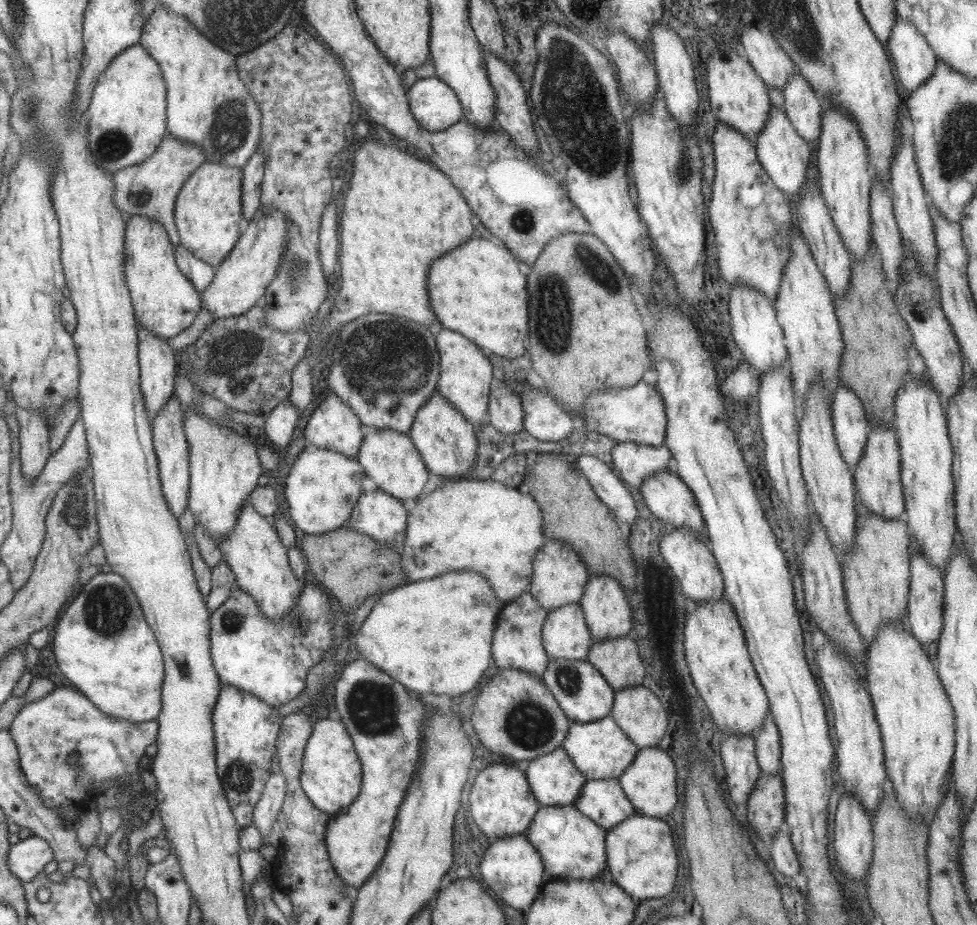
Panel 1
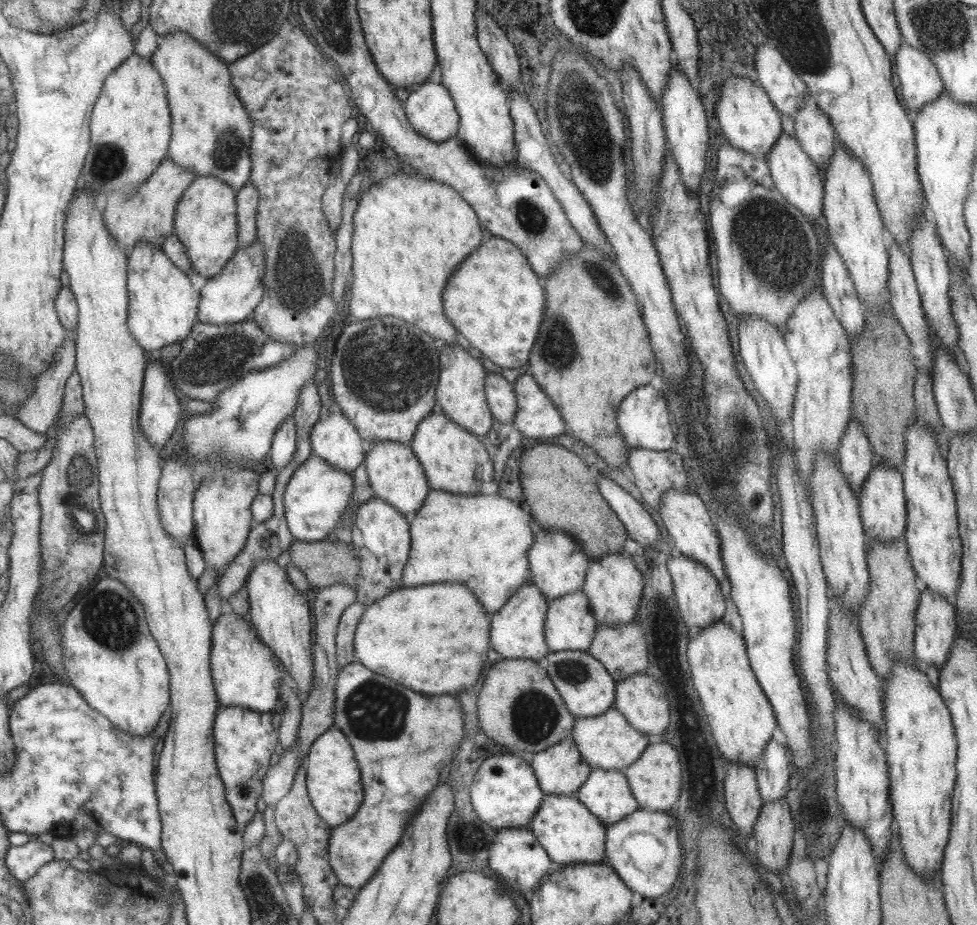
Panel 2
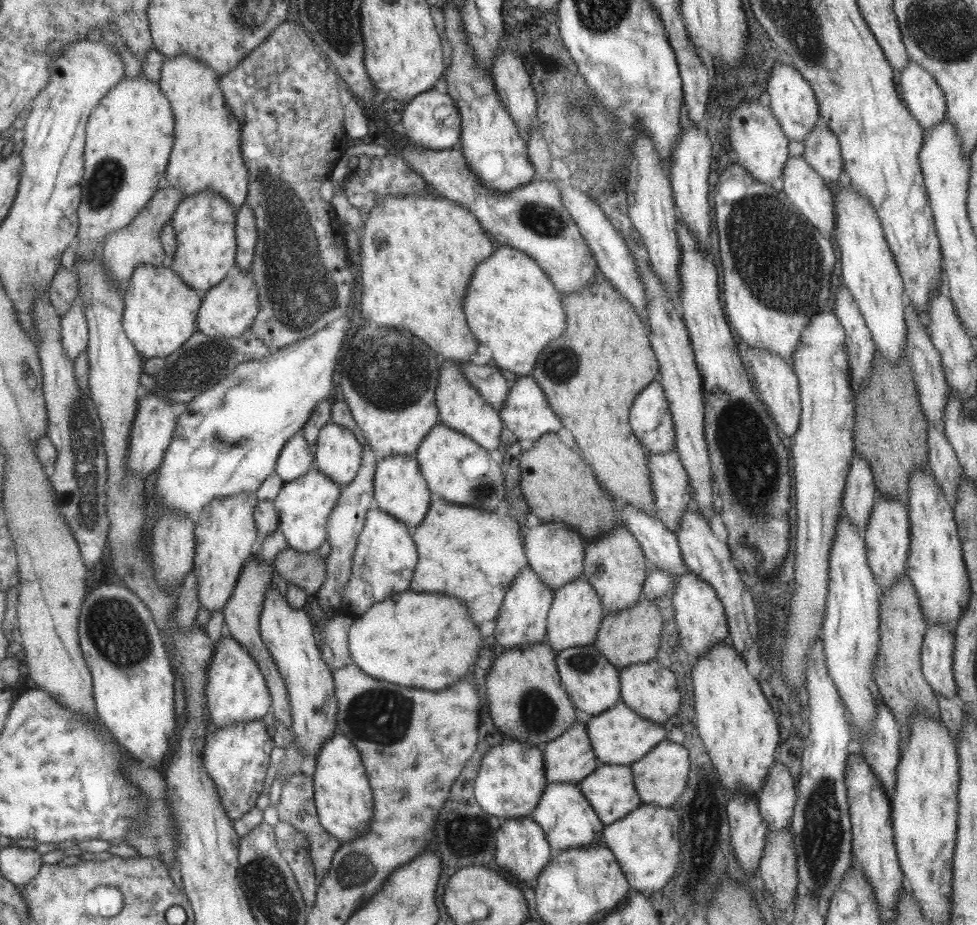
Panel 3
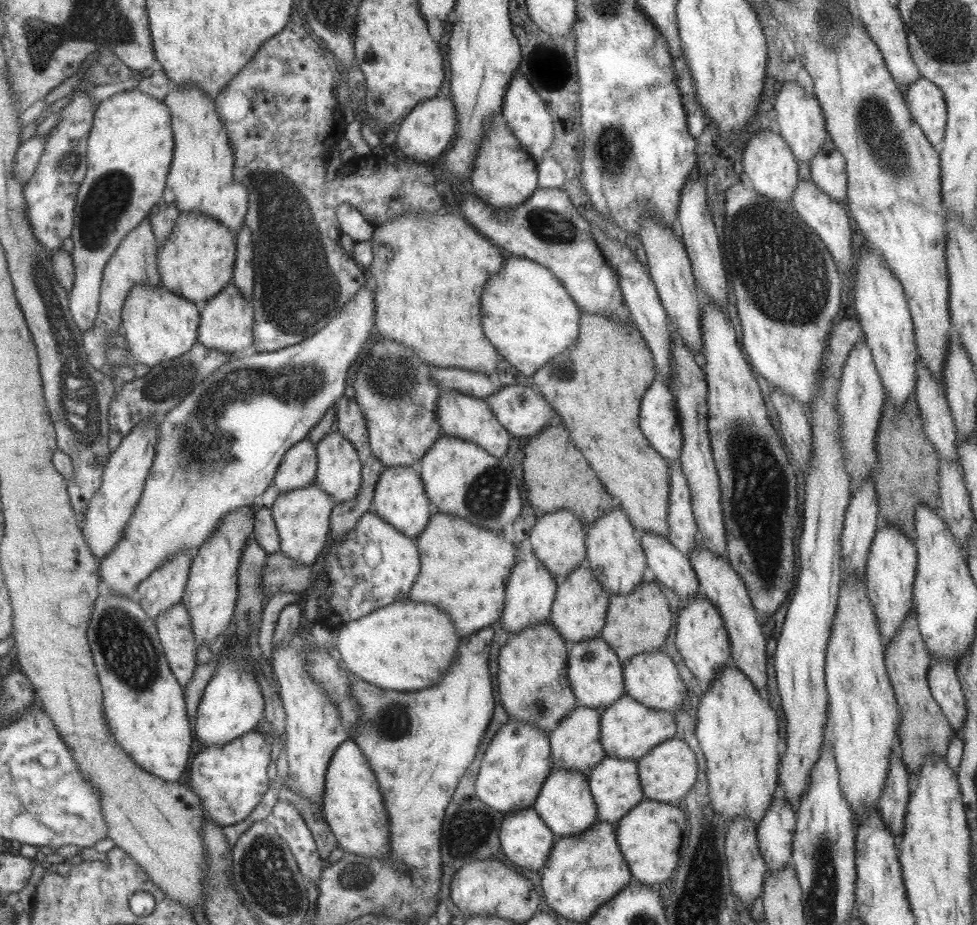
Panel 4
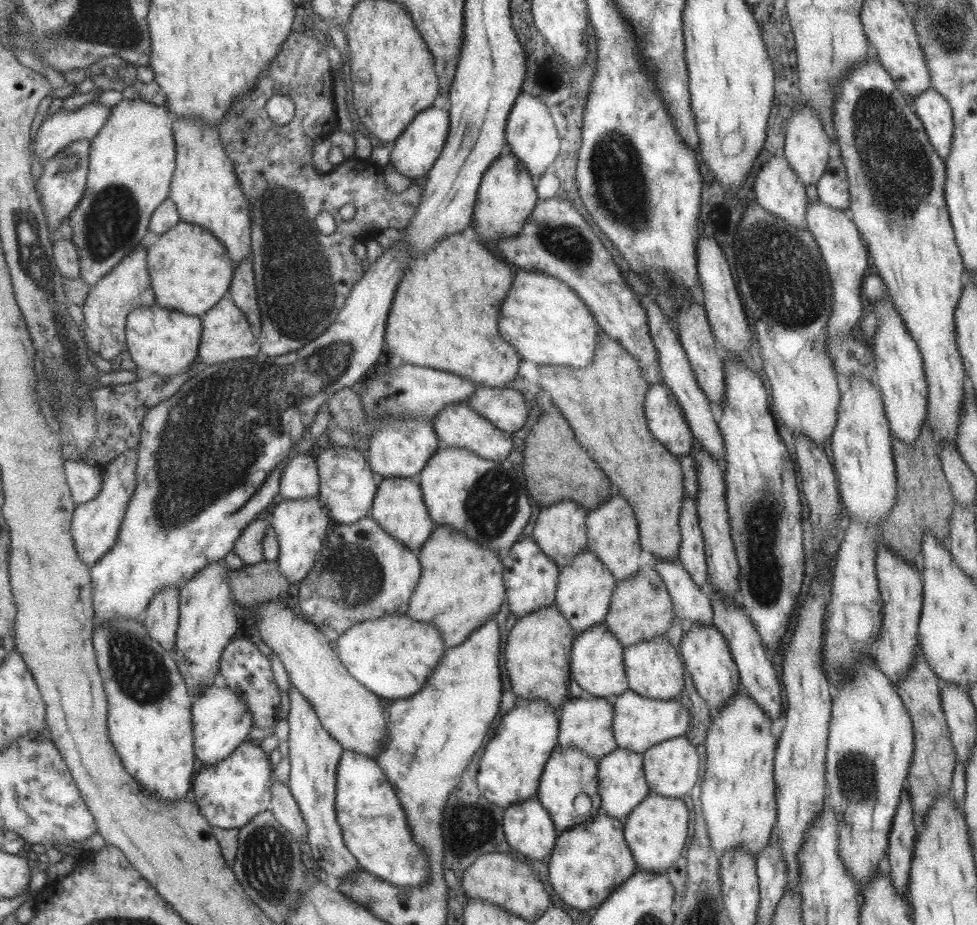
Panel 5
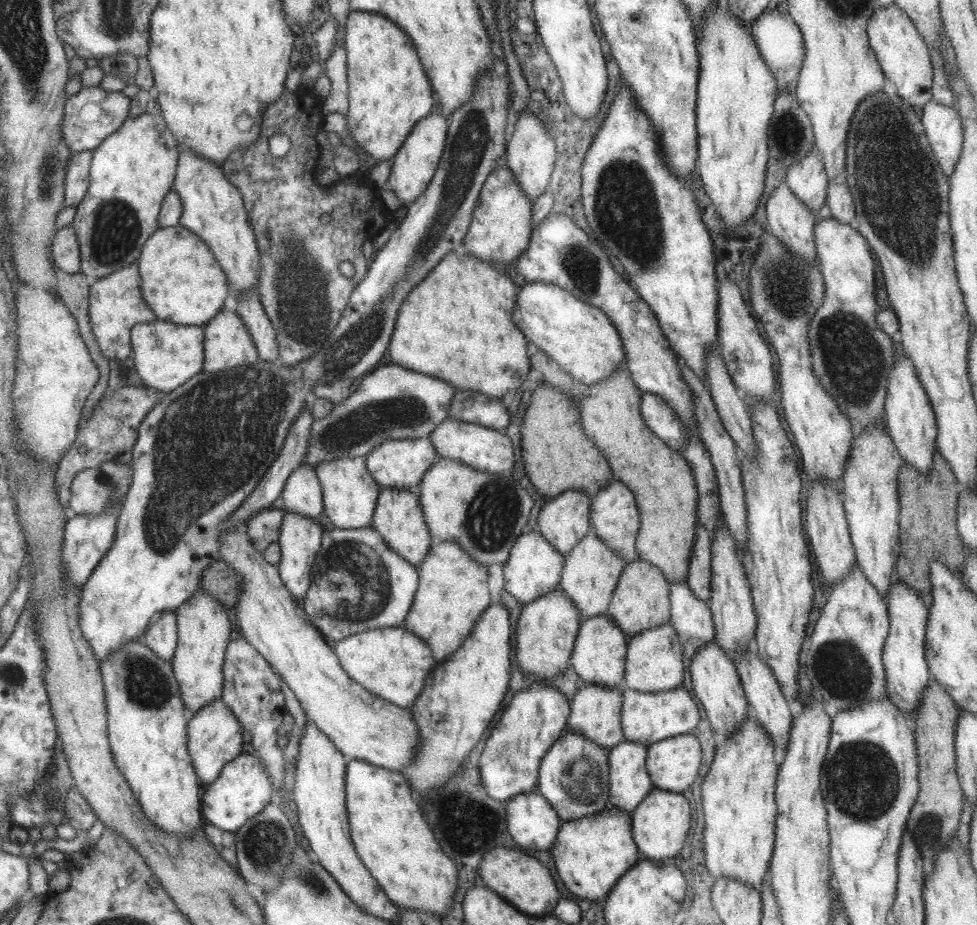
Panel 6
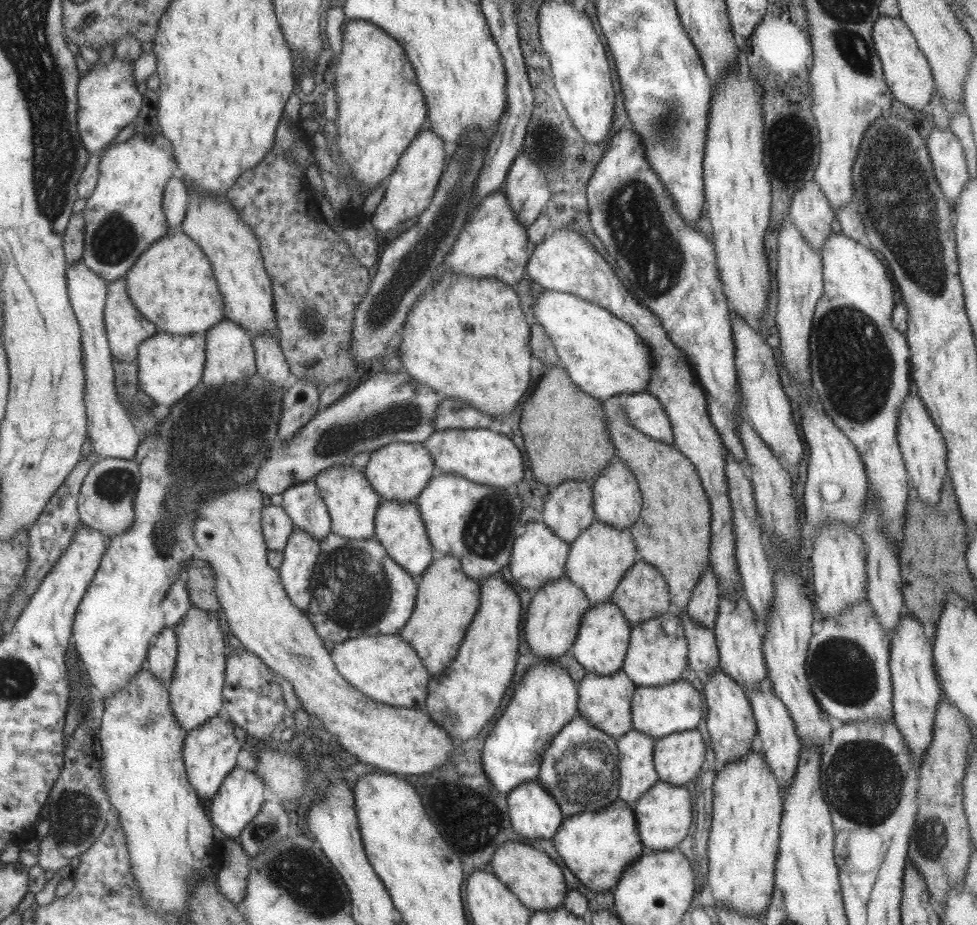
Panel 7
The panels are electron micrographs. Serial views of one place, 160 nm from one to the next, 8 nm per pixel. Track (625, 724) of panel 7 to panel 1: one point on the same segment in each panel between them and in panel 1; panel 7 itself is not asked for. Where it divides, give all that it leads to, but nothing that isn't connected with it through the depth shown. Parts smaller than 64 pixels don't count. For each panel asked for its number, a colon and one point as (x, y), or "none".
1: (553, 780)
2: (559, 769)
3: (569, 758)
4: (574, 743)
5: (585, 723)
6: (594, 712)

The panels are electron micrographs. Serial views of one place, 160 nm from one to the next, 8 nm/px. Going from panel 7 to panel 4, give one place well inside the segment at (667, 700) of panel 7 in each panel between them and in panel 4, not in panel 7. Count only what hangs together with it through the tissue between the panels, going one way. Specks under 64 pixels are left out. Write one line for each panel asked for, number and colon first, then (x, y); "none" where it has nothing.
4: (627, 730)
5: (638, 723)
6: (646, 717)

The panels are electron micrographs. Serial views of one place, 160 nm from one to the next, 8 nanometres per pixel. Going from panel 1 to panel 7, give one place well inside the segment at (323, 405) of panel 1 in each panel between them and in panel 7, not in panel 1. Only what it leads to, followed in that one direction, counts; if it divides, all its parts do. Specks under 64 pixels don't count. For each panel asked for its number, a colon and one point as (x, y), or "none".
2: (333, 438)
3: (337, 454)
4: (338, 469)
5: (347, 486)
6: (349, 493)
7: (351, 503)

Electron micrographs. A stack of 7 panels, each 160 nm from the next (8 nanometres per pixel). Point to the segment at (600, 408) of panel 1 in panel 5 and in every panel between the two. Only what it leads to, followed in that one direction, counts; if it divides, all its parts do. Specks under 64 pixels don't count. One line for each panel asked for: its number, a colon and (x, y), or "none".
2: (642, 418)
3: (649, 417)
4: (658, 422)
5: (665, 421)

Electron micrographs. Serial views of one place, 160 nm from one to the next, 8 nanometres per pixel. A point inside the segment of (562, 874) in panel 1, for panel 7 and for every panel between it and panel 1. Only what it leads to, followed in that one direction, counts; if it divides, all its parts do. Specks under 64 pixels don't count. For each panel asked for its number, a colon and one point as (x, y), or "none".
2: (569, 834)
3: (566, 818)
4: (564, 804)
5: (567, 772)
6: (572, 776)
7: (579, 768)

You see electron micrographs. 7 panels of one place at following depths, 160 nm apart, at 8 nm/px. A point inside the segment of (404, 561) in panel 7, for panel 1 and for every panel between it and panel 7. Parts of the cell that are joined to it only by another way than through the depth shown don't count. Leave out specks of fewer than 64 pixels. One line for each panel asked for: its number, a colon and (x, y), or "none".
1: (389, 459)
2: (395, 476)
3: (400, 490)
4: (398, 497)
5: (397, 507)
6: (397, 517)

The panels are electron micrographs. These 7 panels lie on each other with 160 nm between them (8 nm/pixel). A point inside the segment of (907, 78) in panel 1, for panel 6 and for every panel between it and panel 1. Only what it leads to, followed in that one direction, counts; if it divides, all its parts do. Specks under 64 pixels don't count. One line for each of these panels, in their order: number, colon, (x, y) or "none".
2: (920, 83)
3: (922, 96)
4: (925, 101)
5: (934, 112)
6: (941, 125)

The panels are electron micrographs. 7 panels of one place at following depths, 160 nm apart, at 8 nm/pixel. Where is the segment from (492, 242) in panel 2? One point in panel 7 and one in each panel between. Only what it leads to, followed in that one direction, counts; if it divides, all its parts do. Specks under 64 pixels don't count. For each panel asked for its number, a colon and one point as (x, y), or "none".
3: (509, 304)
4: (526, 314)
5: (546, 323)
6: (579, 337)
7: (603, 356)

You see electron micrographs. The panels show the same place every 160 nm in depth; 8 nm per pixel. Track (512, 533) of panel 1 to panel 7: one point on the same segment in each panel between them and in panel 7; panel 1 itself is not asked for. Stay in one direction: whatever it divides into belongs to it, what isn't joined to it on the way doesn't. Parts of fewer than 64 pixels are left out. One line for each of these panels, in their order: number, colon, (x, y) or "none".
2: (481, 542)
3: (472, 554)
4: (463, 569)
5: (460, 586)
6: (452, 592)
7: (446, 599)

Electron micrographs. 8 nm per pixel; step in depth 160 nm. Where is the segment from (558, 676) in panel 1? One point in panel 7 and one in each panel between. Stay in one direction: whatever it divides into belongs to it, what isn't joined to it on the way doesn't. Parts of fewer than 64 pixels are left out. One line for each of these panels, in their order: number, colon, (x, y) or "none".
2: (586, 688)
3: (591, 682)
4: (594, 673)
5: (596, 664)
6: (597, 657)
7: (602, 639)

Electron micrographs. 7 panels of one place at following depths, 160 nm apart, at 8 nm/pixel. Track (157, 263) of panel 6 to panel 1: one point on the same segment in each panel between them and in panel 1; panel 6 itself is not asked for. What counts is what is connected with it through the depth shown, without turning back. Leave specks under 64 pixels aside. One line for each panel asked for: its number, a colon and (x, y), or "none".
1: (207, 210)
2: (205, 222)
3: (203, 223)
4: (197, 260)
5: (189, 270)

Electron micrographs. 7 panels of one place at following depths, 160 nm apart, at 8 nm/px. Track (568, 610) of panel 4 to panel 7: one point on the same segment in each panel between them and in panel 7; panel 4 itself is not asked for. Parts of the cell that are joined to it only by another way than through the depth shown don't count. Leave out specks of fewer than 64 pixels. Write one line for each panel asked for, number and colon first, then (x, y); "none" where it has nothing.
5: (584, 587)
6: (589, 575)
7: (596, 560)

